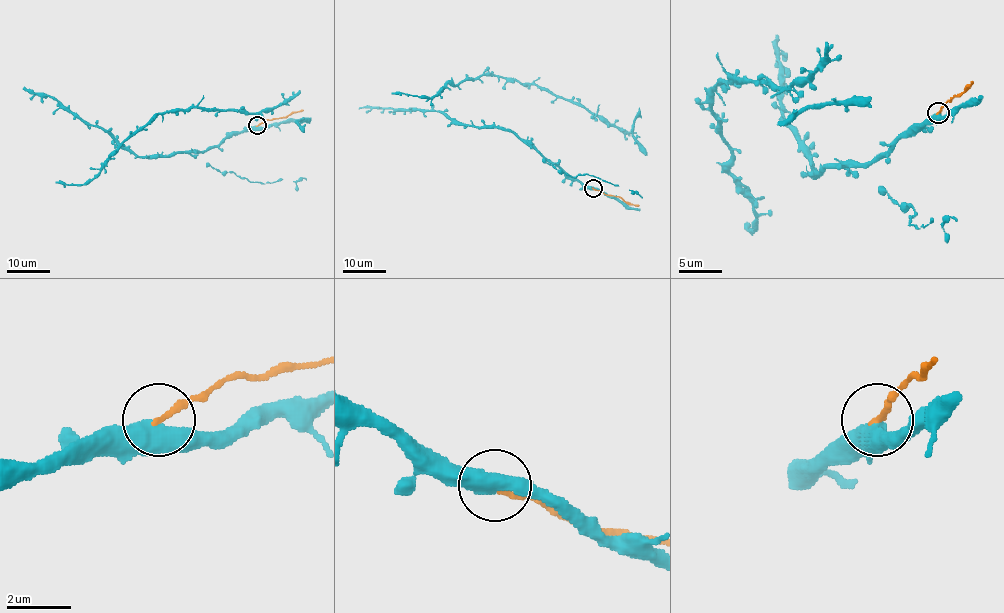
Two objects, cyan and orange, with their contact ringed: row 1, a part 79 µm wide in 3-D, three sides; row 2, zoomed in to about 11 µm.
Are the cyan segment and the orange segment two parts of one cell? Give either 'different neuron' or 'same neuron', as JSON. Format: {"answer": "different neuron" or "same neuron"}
{"answer": "different neuron"}

